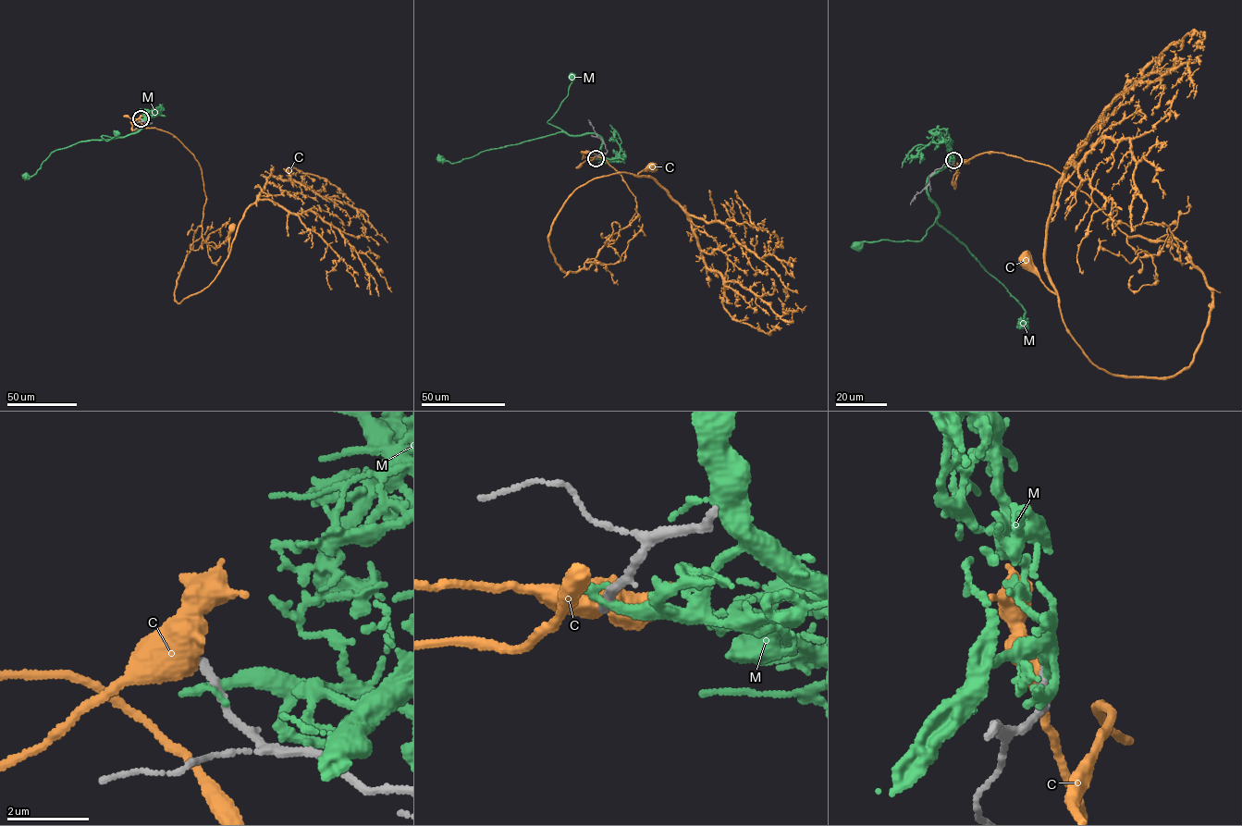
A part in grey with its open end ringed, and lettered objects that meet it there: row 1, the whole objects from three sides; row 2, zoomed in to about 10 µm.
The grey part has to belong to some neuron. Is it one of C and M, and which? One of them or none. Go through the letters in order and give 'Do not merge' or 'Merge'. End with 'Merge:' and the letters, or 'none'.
C: Do not merge
M: Do not merge
Merge: none

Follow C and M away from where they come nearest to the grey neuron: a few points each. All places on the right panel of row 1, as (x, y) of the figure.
C: (953, 161), (955, 187), (982, 153), (1051, 166), (1180, 247), (1212, 300), (1193, 363), (1096, 366), (1025, 261)
M: (953, 162), (953, 159), (928, 178), (928, 192), (940, 214), (921, 240), (884, 240), (865, 241), (857, 247)

